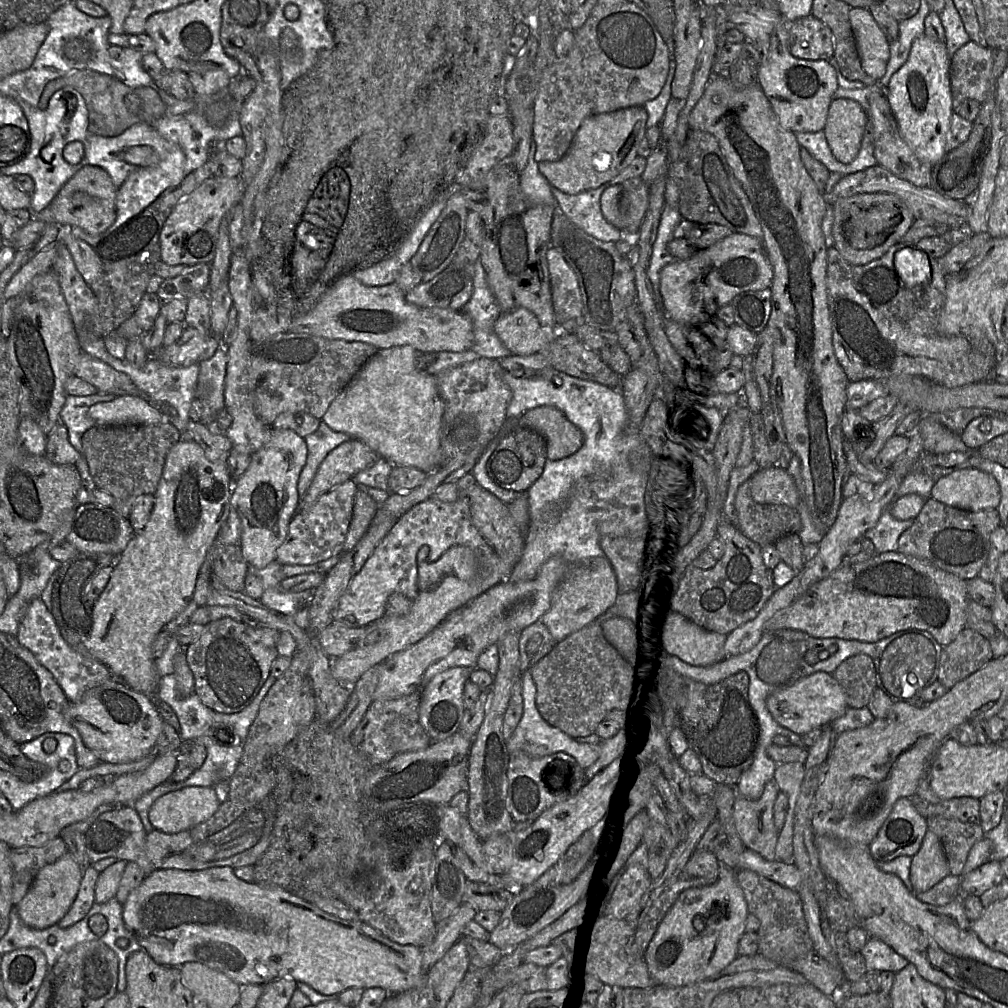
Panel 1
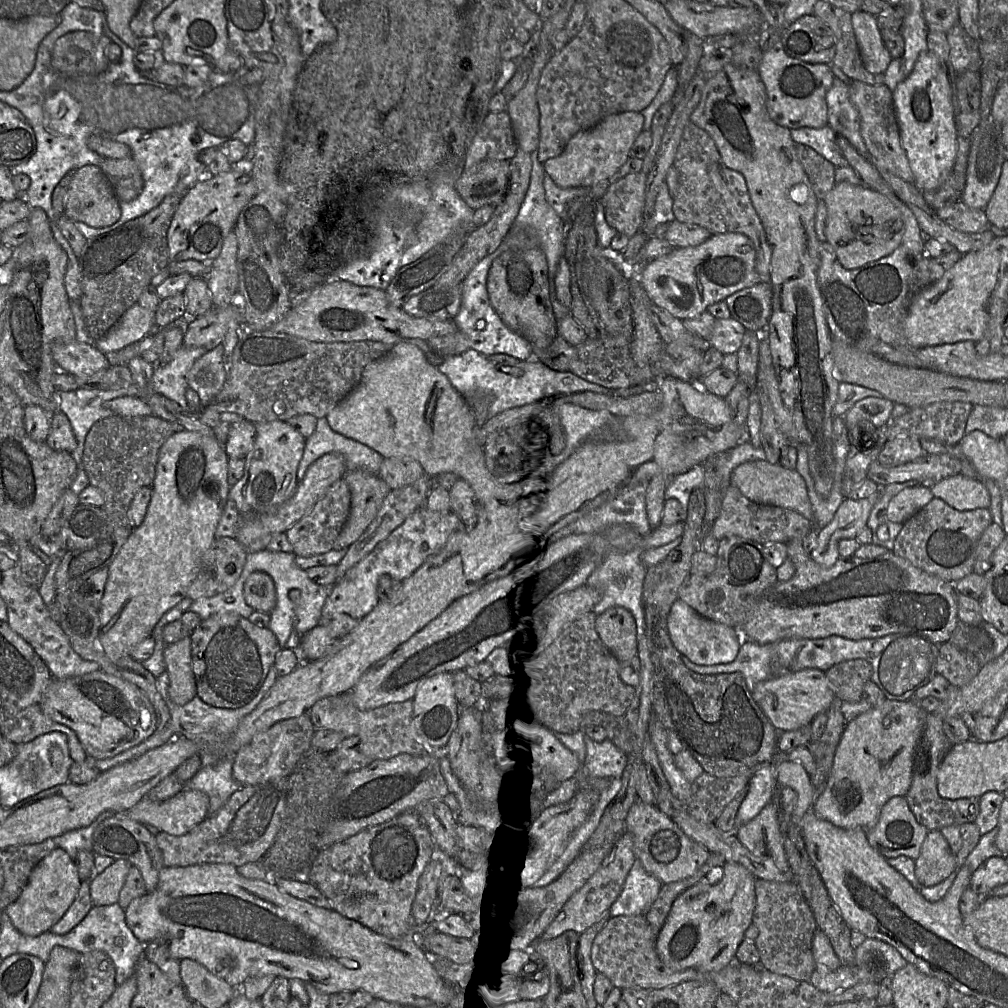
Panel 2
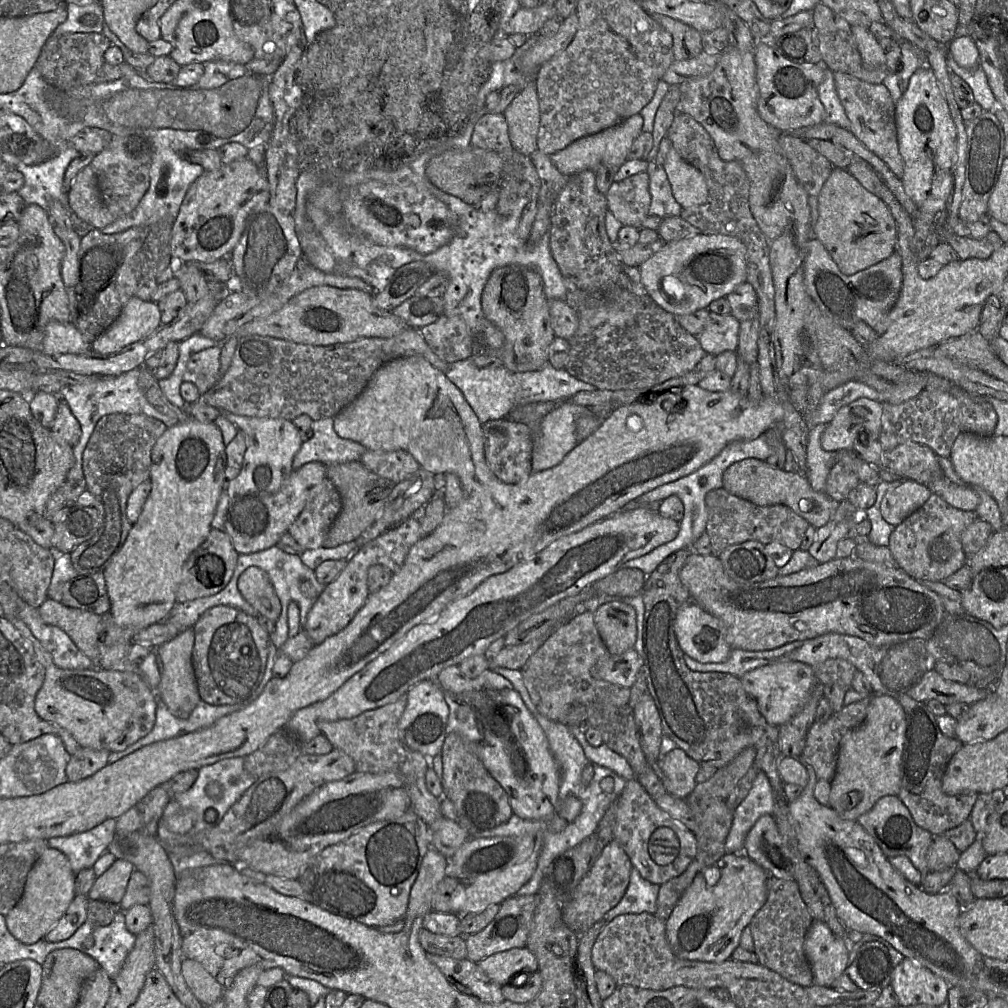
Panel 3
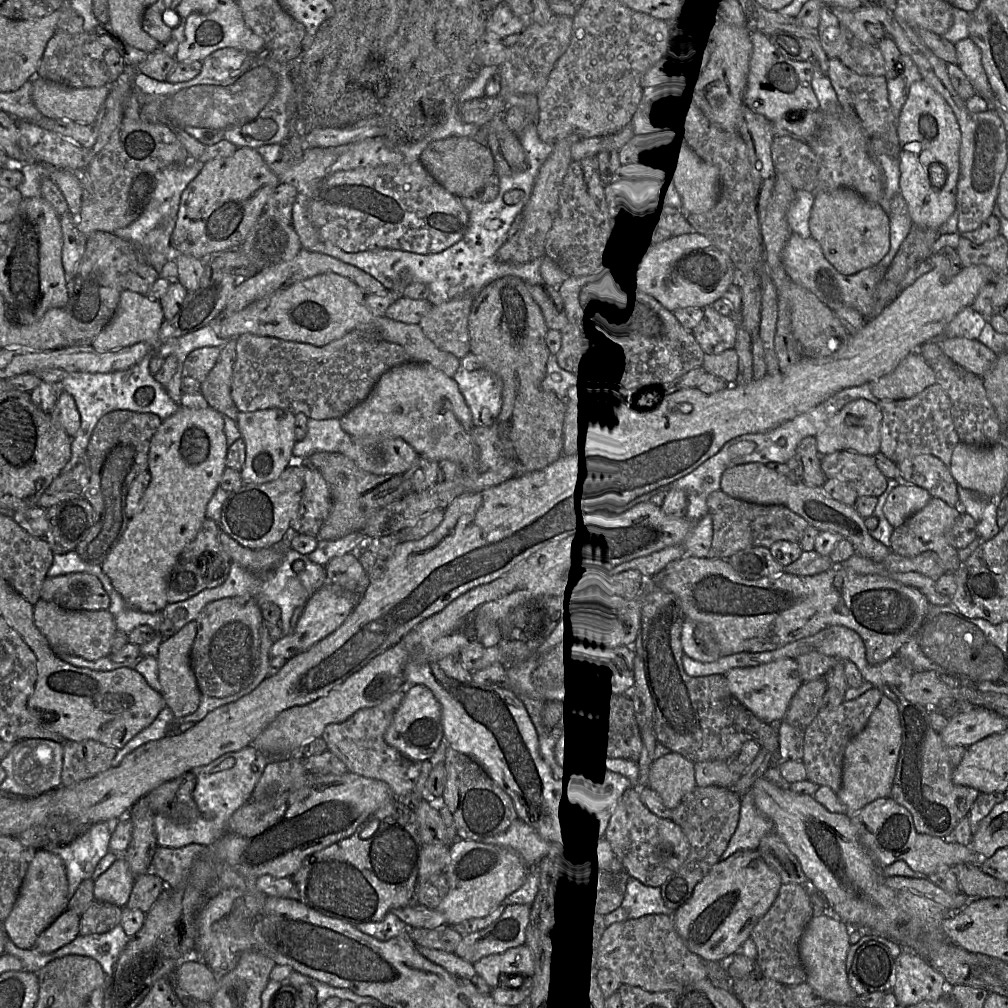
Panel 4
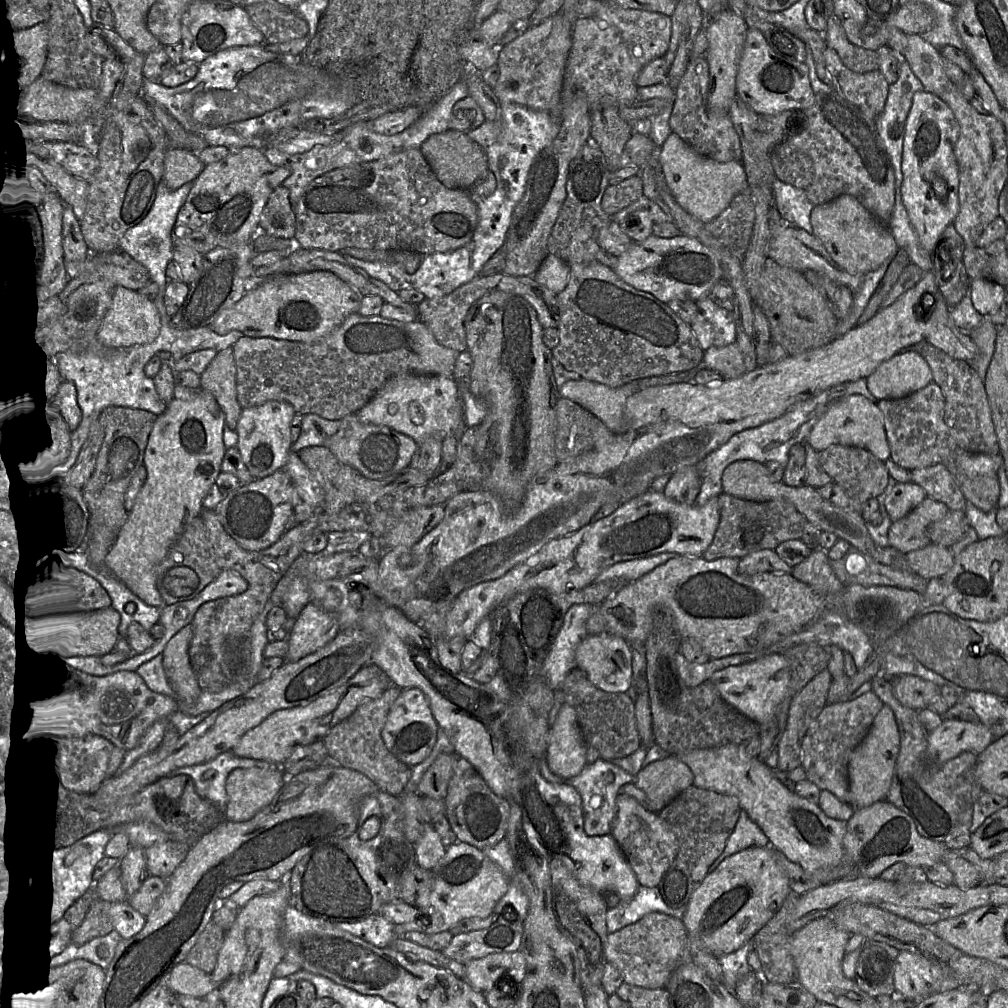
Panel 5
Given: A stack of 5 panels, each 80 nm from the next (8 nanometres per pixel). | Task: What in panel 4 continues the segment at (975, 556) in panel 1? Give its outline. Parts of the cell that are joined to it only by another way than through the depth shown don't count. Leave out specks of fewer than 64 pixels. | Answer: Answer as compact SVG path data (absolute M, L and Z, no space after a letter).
M931 497L921 510L893 530L890 538L891 551L904 557L914 557L926 551L933 551L938 554L946 573L955 572L961 561L957 549L948 542L948 532L961 512L961 508L951 507L939 498Z

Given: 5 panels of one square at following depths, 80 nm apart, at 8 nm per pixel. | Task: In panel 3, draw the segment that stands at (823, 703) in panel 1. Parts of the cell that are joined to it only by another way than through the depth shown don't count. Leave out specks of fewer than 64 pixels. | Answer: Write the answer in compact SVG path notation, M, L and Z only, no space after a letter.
M797 661L766 665L745 673L741 678L745 691L756 701L770 725L780 727L791 720L805 705L818 684L813 667Z

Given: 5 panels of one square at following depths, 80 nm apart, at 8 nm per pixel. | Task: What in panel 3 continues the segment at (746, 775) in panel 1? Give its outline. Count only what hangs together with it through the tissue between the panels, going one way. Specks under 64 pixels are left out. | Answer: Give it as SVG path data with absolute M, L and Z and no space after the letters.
M759 771L748 795L734 811L731 829L725 842L725 853L743 853L748 832L761 816L773 815L773 807L771 783L767 775Z

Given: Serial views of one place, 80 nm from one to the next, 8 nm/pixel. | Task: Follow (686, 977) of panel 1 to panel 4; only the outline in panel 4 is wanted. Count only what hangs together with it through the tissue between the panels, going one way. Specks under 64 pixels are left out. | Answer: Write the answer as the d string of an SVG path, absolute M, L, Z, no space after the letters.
M740 850L718 861L695 886L689 900L672 916L688 949L703 960L722 961L740 951L758 921L768 912L783 884L757 850Z

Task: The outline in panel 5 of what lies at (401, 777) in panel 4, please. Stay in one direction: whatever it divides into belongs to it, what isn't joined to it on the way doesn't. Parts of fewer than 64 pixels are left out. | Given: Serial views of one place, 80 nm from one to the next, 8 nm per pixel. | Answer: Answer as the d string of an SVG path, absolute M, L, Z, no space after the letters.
M389 685L379 697L363 702L349 717L335 725L323 739L328 755L340 765L361 772L375 782L379 789L394 796L400 796L407 790L412 767L400 761L387 749L381 733L390 708L401 691L399 687Z

